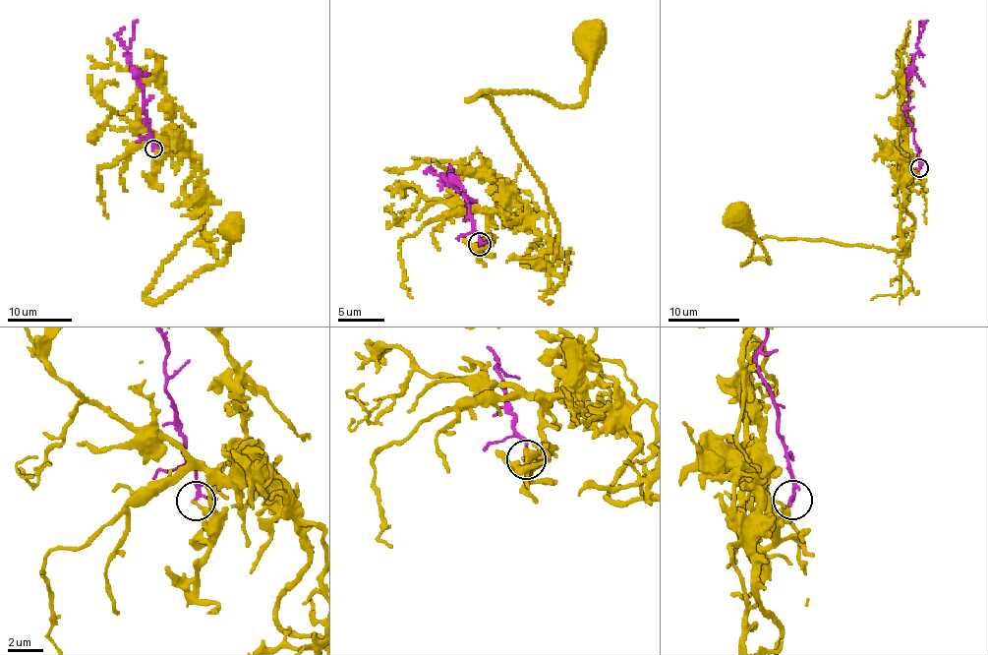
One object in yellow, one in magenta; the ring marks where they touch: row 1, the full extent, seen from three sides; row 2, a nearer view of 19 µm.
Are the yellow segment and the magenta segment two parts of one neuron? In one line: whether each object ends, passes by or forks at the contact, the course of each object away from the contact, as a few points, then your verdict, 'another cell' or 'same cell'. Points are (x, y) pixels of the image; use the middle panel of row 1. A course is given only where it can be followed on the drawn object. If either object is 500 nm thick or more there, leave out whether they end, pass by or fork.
yellow ends; magenta forks; course yellow (479, 244), (497, 212), (541, 215), (546, 261), (559, 232), (495, 105), (467, 98), (580, 102), (594, 43); course magenta (479, 244), (465, 190), (458, 179), (442, 179), (449, 168), (453, 171); another cell

